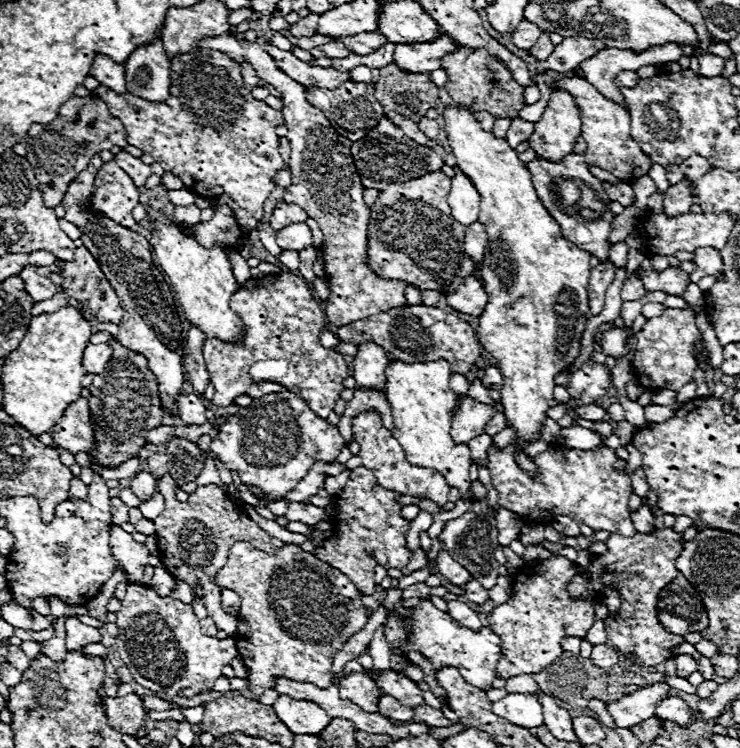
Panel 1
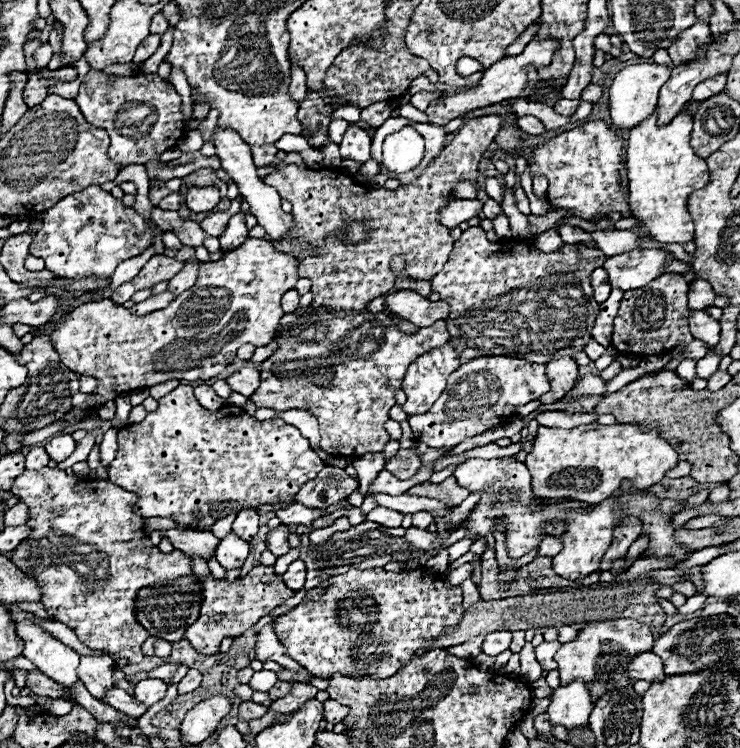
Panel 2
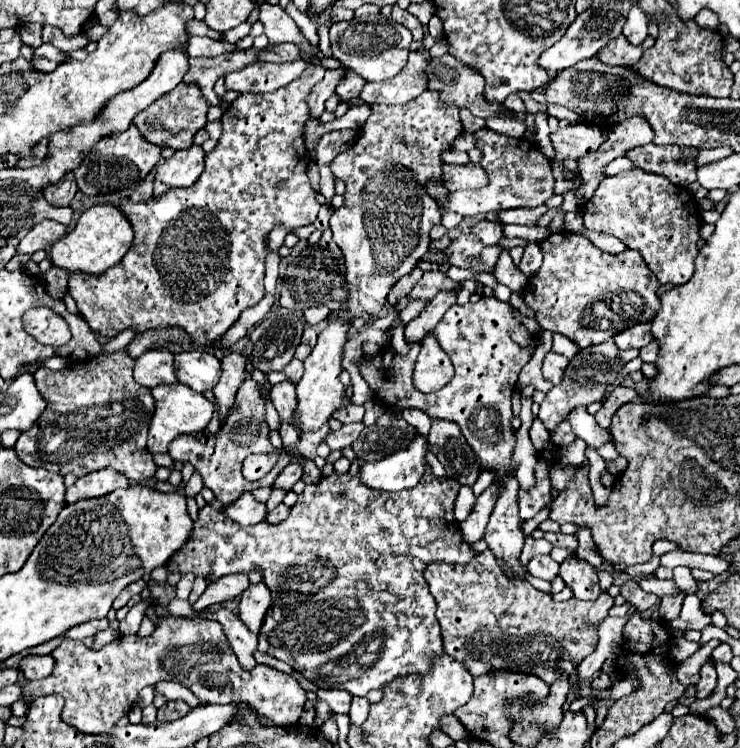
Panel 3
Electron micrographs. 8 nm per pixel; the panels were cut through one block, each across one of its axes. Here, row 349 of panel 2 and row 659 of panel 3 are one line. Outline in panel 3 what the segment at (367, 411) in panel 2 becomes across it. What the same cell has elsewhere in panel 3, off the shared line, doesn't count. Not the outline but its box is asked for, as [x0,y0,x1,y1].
[166,472,476,696]

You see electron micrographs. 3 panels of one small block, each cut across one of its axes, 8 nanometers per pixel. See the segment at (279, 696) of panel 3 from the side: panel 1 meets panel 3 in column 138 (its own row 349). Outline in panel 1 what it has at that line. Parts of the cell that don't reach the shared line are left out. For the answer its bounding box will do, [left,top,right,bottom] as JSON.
[632,308,700,390]

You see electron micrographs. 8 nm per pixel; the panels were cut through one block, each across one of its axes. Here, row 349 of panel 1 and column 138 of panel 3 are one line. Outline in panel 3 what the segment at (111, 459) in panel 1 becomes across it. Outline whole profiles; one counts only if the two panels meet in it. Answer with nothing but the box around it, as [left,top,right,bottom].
[134,84,208,148]

